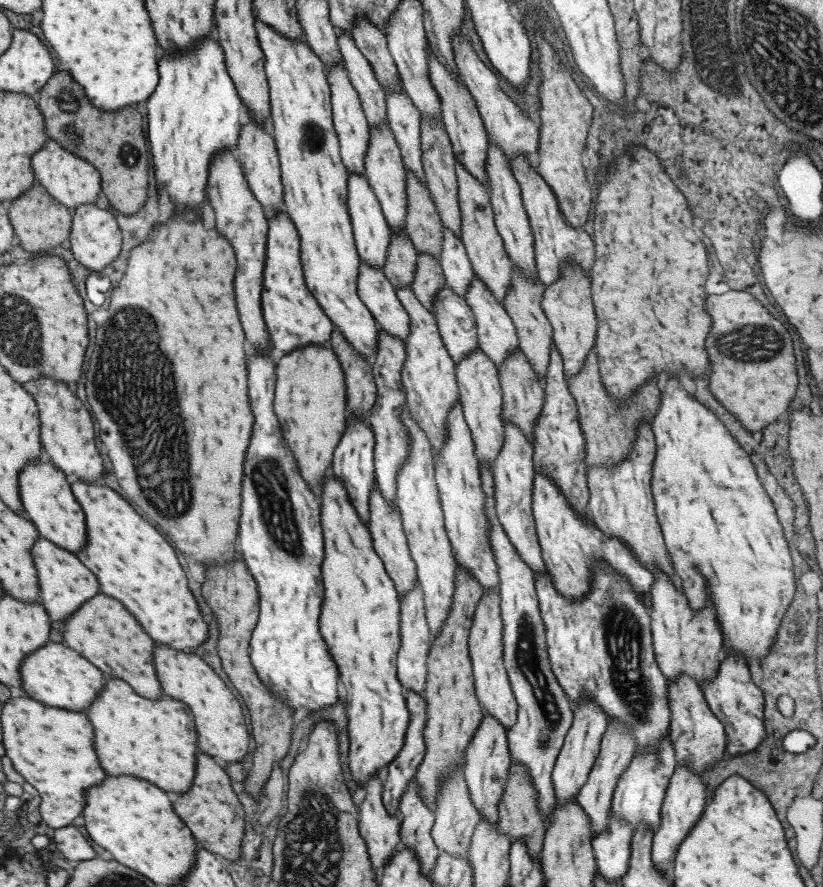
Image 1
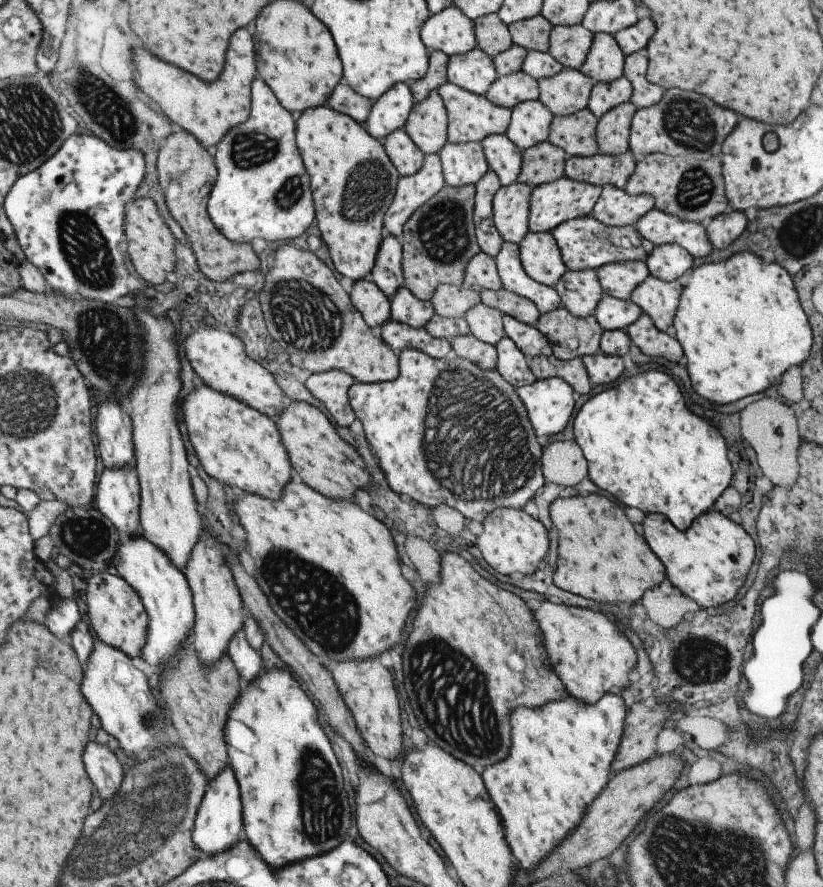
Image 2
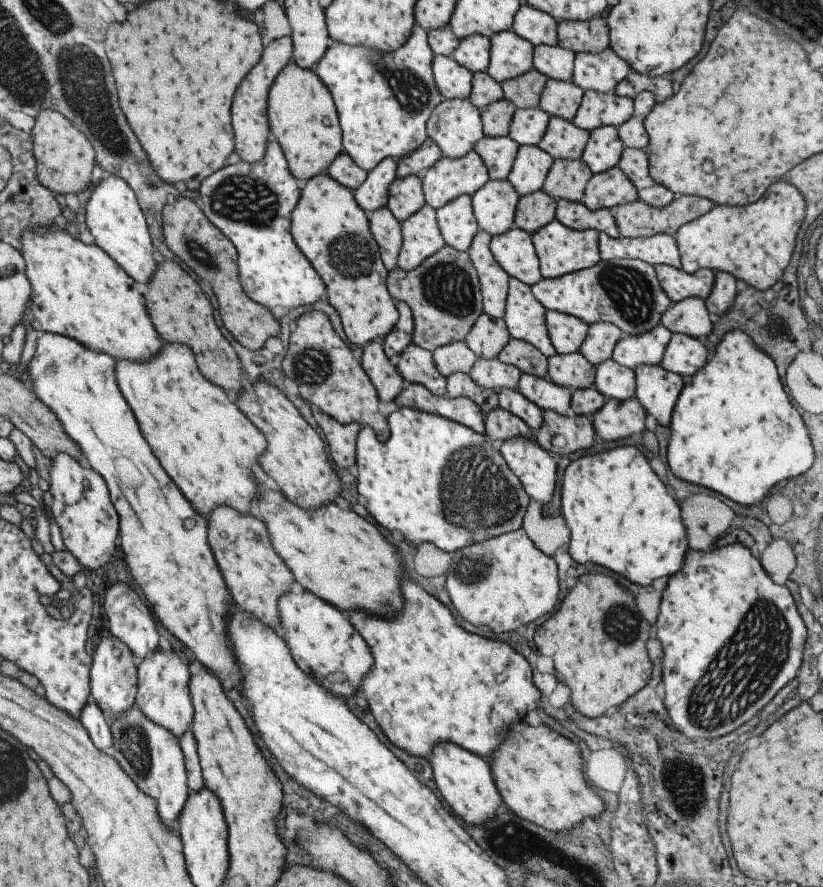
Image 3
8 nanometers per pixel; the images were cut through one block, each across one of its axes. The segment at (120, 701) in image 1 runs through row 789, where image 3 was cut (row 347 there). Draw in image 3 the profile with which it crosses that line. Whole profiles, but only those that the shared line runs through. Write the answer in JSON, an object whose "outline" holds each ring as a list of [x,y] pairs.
{"outline":[[[163,344],[161,350],[145,362],[115,362],[115,380],[121,396],[133,410],[151,452],[191,506],[205,517],[217,506],[226,506],[239,514],[249,515],[250,502],[258,497],[257,481],[251,466],[256,465],[259,454],[265,452],[265,436],[249,422],[228,393],[225,394],[199,374],[191,350],[185,344]]]}

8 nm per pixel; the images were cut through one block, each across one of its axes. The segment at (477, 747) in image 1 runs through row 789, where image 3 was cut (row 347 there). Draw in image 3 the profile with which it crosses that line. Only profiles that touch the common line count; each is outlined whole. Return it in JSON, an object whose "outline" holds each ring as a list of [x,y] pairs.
{"outline":[[[481,313],[463,341],[476,358],[495,358],[509,342],[510,336],[506,330],[502,318],[493,319]]]}

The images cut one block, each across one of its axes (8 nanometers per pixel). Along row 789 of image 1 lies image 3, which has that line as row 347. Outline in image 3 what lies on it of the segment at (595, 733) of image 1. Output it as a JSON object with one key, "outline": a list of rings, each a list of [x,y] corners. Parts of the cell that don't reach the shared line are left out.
{"outline":[[[545,310],[544,317],[549,340],[557,354],[569,354],[579,350],[587,334],[587,324],[575,316],[557,310]]]}

